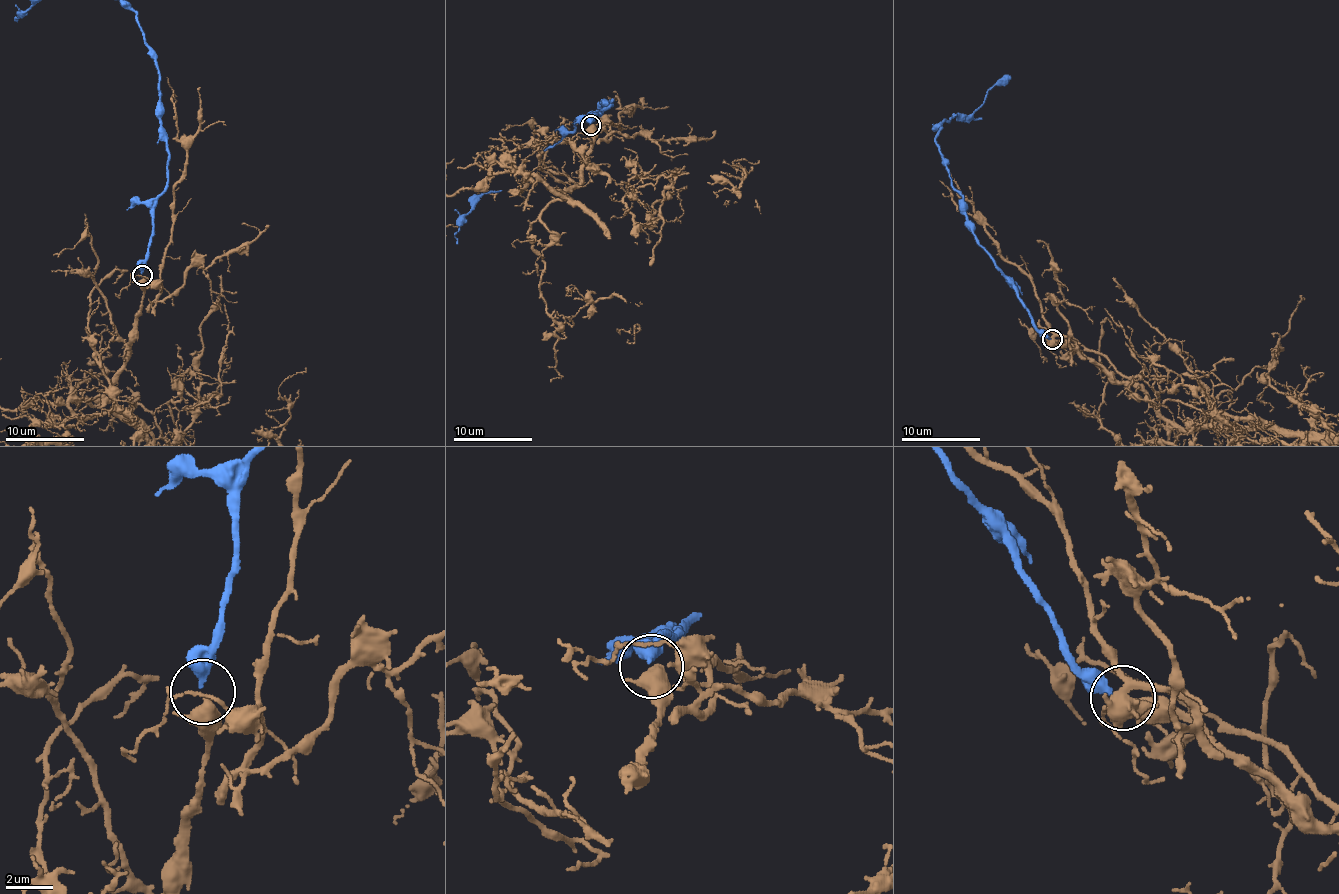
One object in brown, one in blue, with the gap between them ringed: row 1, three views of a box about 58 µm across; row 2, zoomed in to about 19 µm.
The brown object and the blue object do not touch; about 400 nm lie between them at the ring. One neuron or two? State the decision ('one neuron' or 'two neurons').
one neuron

